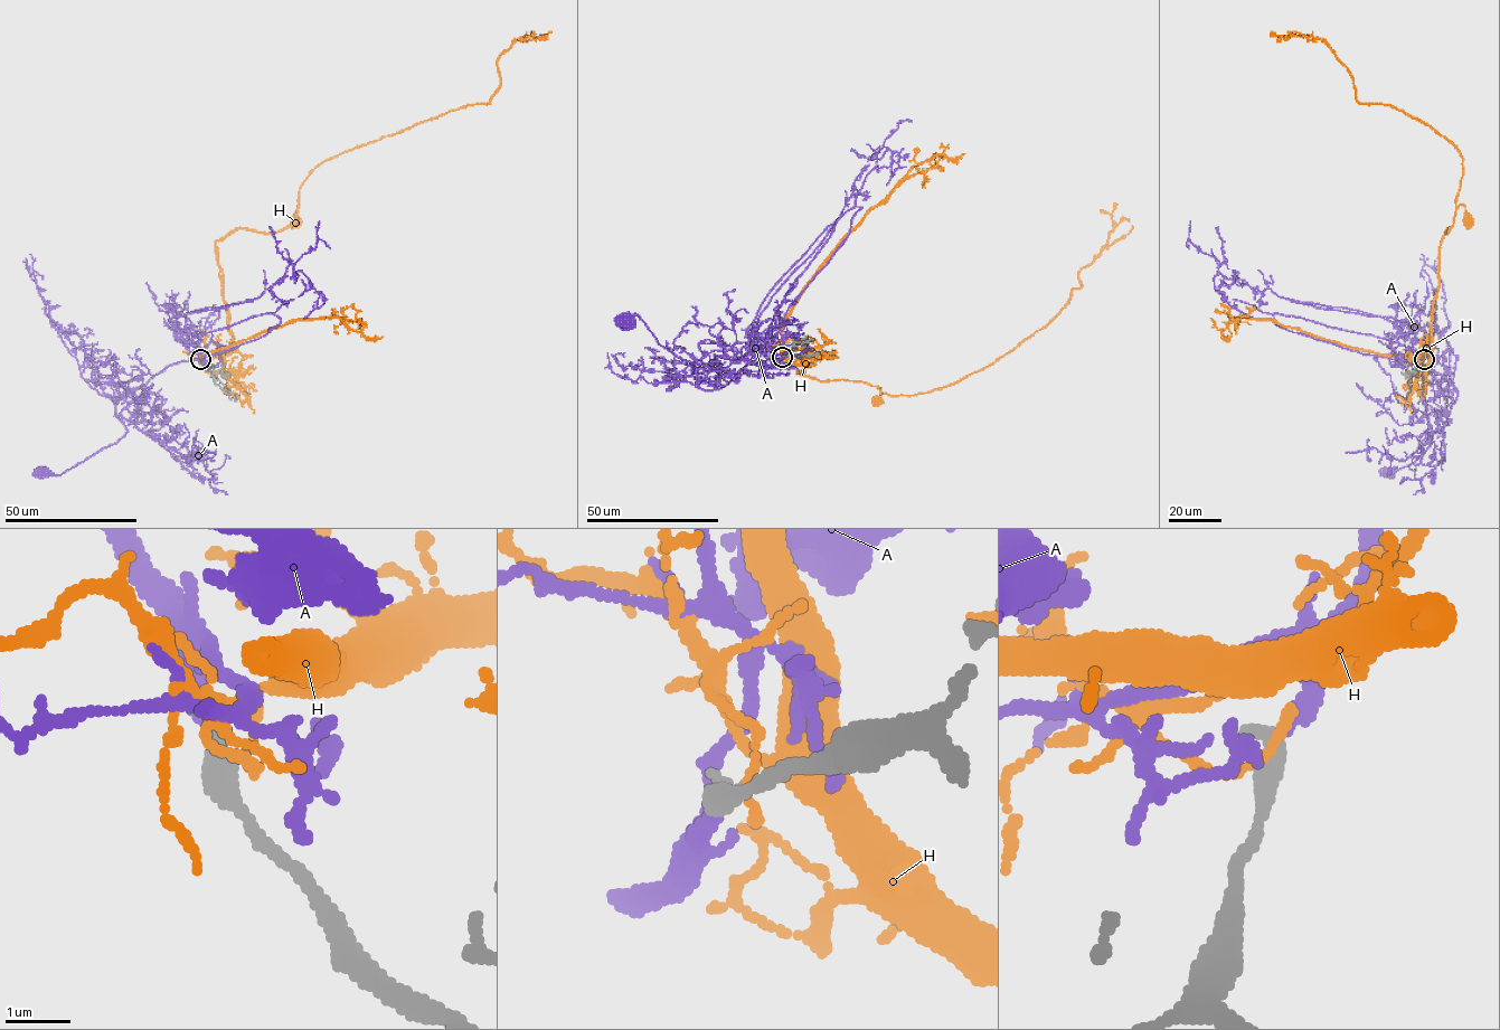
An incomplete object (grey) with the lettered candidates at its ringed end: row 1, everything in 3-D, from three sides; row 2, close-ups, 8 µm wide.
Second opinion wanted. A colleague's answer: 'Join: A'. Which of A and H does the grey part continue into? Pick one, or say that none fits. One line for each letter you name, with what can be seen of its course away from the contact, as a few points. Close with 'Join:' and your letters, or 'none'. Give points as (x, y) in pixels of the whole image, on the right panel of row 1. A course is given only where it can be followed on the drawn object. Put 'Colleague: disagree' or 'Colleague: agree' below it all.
A: course (1424, 358), (1404, 358), (1386, 339), (1274, 314), (1288, 330), (1425, 365), (1455, 388), (1426, 450), (1387, 471)
Join: A
Colleague: agree

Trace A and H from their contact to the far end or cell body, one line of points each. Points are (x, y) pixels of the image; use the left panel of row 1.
A: (200, 358), (194, 337), (280, 318), (129, 390), (115, 404), (125, 433), (43, 471)
H: (201, 360), (226, 349), (232, 339), (215, 243), (237, 228), (283, 230), (293, 223), (298, 205), (294, 221)

